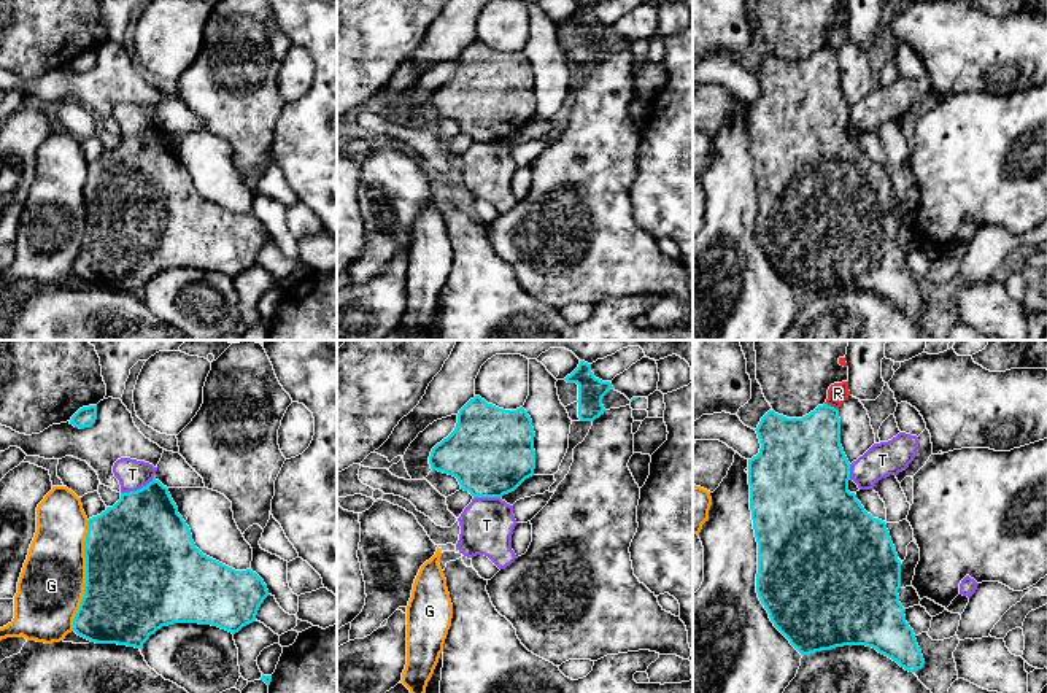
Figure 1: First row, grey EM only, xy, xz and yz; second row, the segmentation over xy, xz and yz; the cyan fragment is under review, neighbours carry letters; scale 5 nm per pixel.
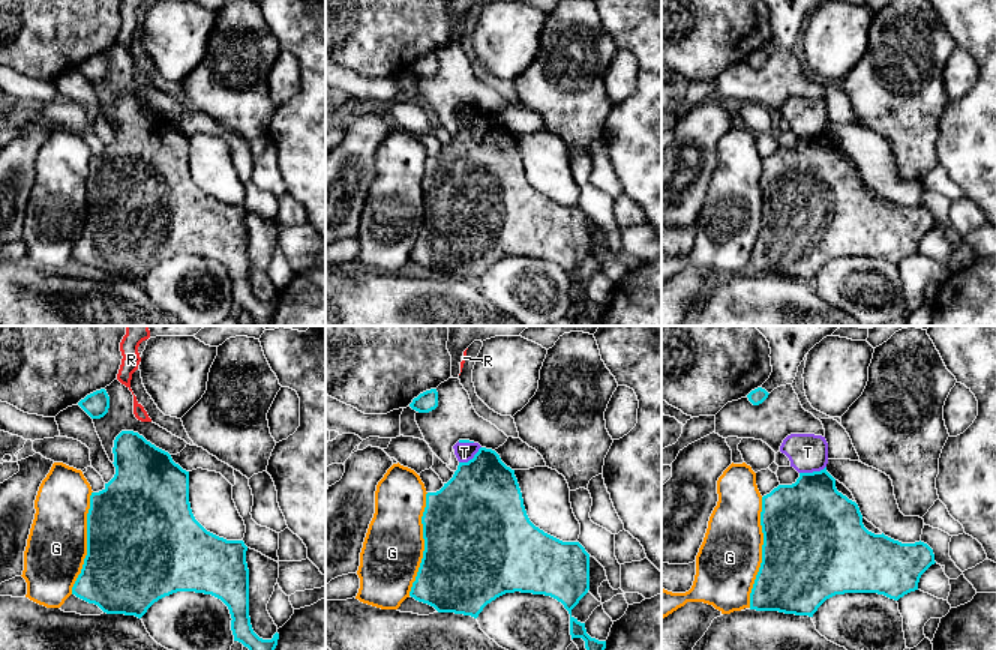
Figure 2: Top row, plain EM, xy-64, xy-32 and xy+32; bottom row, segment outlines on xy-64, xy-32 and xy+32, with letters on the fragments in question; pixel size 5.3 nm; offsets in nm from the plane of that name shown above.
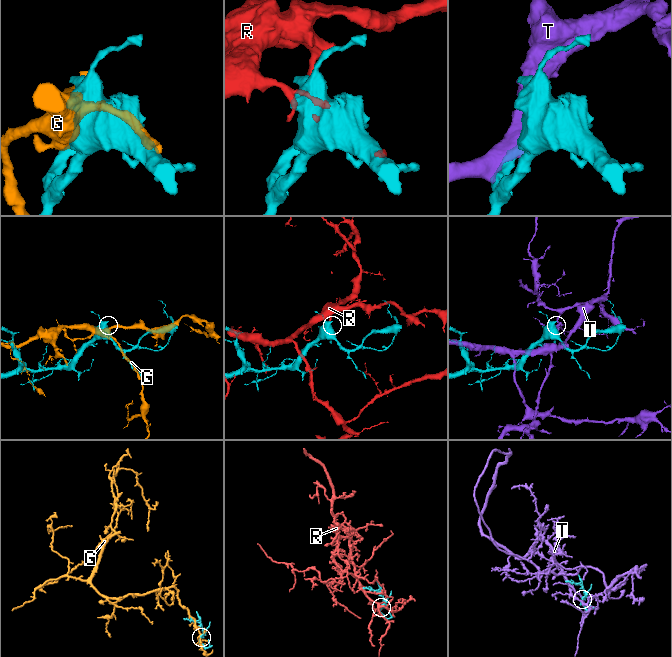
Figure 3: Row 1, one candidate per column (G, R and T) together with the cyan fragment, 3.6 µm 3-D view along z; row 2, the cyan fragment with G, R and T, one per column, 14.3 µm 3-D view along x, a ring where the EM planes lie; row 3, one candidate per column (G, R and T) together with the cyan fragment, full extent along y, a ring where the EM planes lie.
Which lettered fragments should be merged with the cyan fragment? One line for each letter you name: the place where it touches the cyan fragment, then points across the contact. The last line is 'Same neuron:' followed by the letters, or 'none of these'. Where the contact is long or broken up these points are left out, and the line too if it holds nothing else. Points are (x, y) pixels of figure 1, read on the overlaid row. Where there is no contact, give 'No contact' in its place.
Same neuron: none of these

